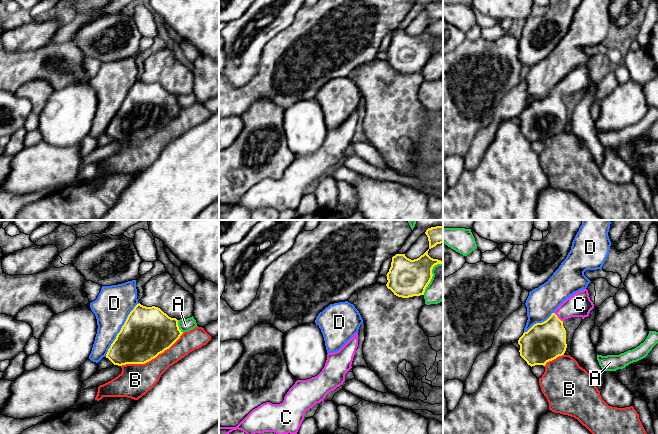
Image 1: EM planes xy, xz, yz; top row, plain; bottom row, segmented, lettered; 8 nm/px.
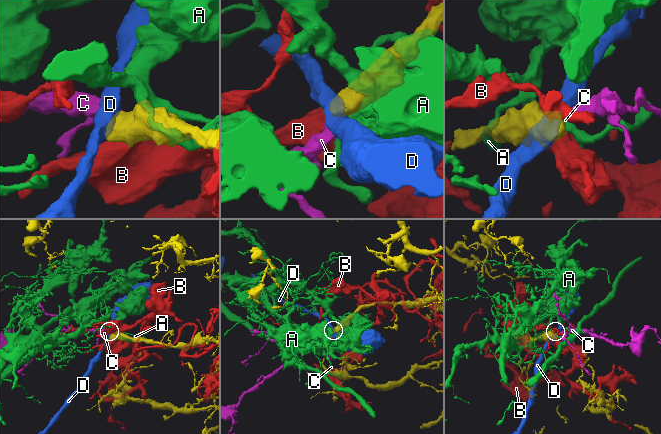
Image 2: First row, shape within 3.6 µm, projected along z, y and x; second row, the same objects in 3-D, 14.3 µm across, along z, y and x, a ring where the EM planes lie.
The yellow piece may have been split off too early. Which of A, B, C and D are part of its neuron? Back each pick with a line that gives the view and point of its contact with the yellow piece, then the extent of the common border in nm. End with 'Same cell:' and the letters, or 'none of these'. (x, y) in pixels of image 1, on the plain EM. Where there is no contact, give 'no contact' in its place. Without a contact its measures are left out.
C: meets yellow in yz at (557, 93); contact 100 nm long
Same cell: C

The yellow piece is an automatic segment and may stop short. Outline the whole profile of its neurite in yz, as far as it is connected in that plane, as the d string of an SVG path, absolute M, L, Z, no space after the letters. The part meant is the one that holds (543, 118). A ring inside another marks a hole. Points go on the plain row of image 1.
M587 65L581 66L567 74L542 99L534 100L519 114L520 132L528 141L543 141L564 131L566 120L566 106L563 97L571 93L589 92L594 84Z

